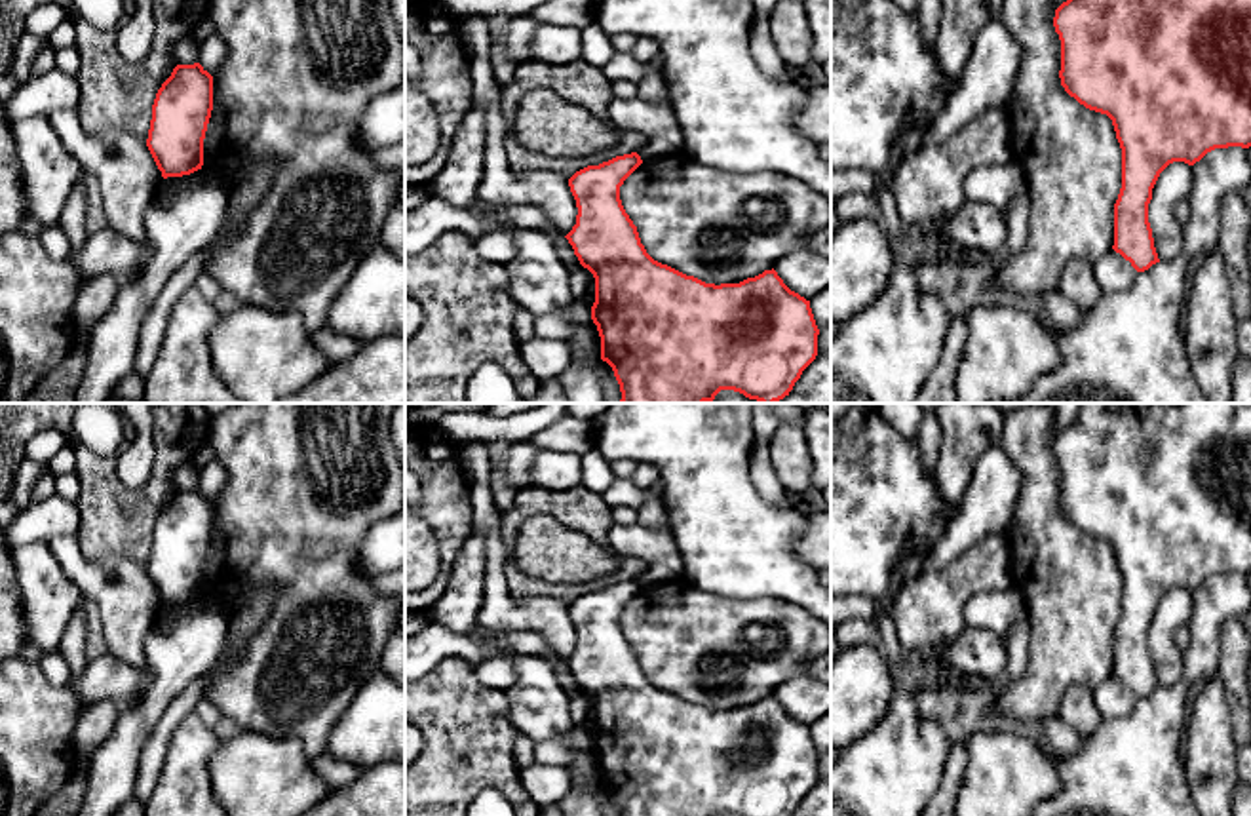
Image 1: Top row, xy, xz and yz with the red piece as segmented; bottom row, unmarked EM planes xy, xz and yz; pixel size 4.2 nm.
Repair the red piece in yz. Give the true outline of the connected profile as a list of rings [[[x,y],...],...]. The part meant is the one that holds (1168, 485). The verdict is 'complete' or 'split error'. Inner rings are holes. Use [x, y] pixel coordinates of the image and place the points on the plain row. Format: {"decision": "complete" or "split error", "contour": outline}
{"decision": "complete", "contour": [[[1080,403],[1078,417],[1055,436],[1053,453],[1061,466],[1061,512],[1080,531],[1112,546],[1122,574],[1122,614],[1114,630],[1112,675],[1137,698],[1145,698],[1160,689],[1148,649],[1148,630],[1160,599],[1173,588],[1194,592],[1215,574],[1251,573],[1251,403],[1122,403],[1116,413],[1107,403]]]}

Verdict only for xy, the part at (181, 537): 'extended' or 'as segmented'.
as segmented

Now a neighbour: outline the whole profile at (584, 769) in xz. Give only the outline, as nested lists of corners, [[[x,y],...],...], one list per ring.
[[[591,744],[576,749],[567,770],[570,774],[570,791],[601,786],[601,763]]]

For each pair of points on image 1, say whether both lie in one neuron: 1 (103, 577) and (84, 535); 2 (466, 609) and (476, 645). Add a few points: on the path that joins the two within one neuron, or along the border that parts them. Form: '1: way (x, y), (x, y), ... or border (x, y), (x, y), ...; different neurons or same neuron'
1: border (75, 535), (92, 558), (128, 554), (139, 563); different neurons
2: border (430, 619), (453, 632), (476, 628); different neurons

